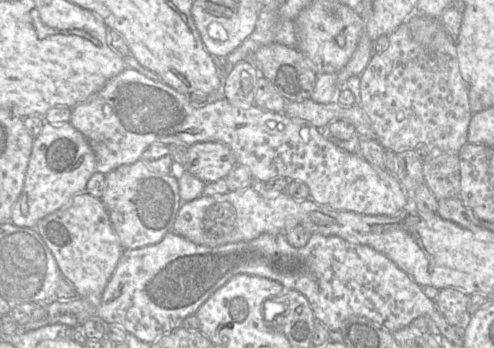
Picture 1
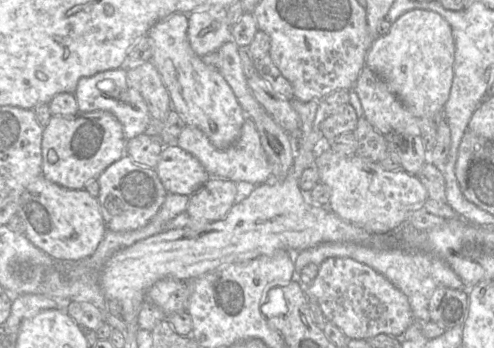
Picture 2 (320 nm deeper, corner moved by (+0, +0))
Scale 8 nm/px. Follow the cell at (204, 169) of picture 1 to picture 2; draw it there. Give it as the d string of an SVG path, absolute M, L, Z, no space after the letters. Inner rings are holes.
M177 144L164 146L154 169L169 194L191 196L210 179L200 161Z

